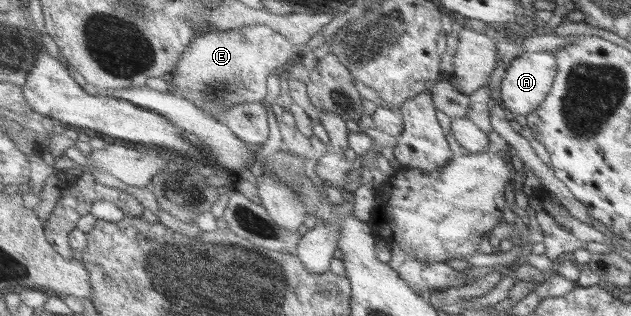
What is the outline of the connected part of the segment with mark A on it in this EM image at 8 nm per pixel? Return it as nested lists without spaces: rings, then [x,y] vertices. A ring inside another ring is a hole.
[[[523,52],[510,64],[500,83],[503,106],[518,116],[527,117],[540,108],[553,87],[557,75],[557,58],[553,52]]]

